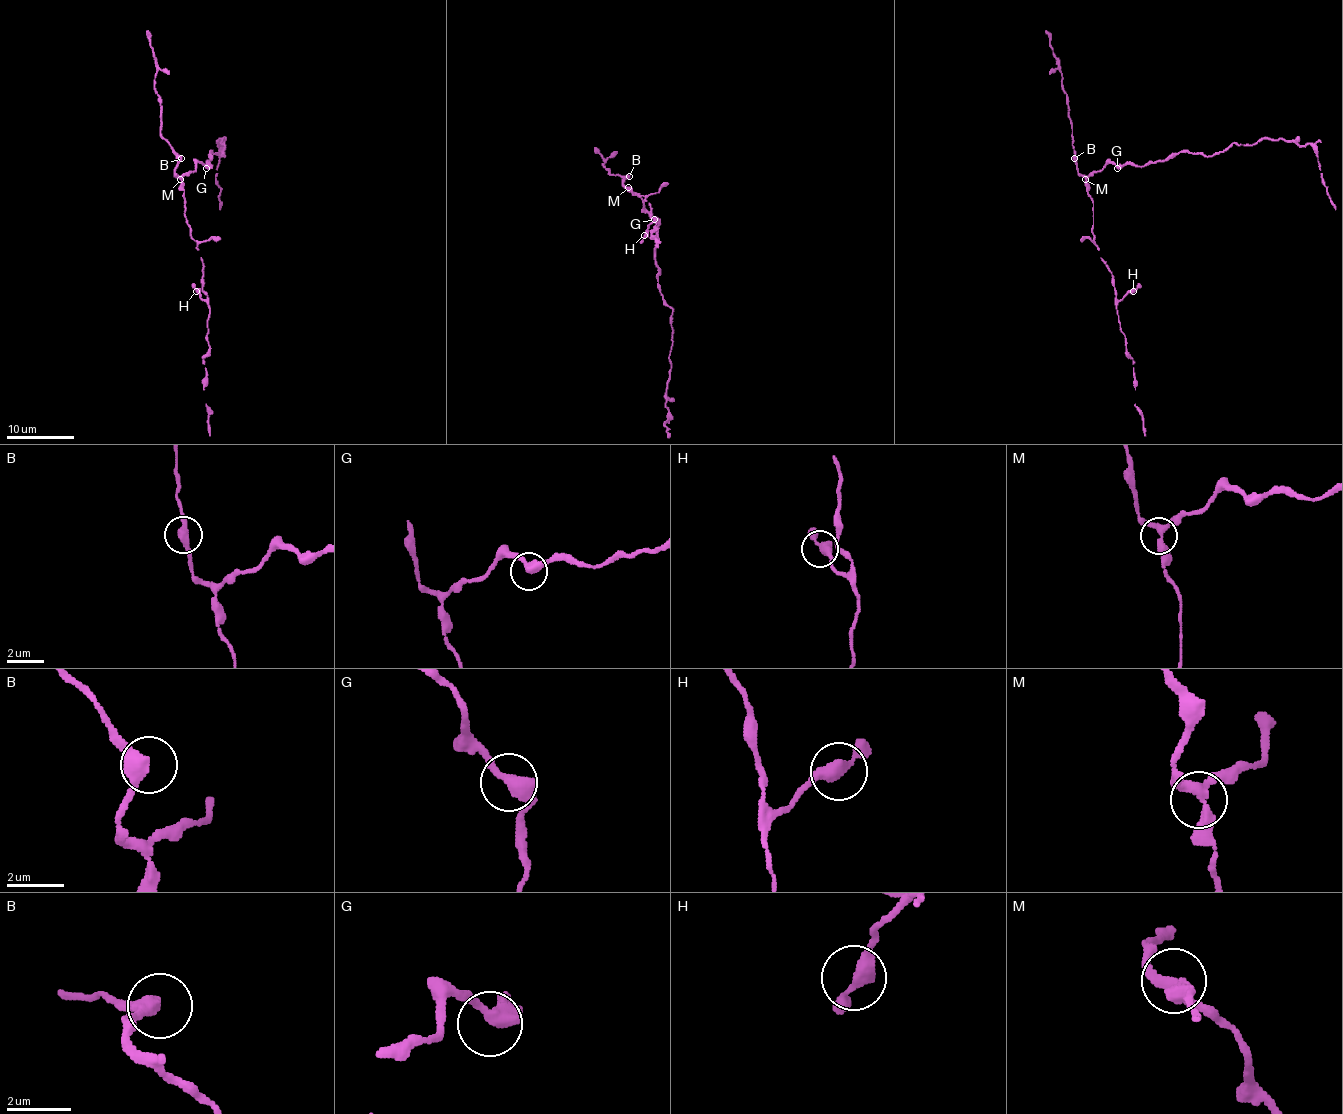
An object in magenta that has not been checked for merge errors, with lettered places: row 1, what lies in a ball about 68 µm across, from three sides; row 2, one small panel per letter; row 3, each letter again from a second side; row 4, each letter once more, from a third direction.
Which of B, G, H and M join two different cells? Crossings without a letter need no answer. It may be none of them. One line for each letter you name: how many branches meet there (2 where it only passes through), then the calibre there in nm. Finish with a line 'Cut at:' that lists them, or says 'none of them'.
Cut at: none of them

